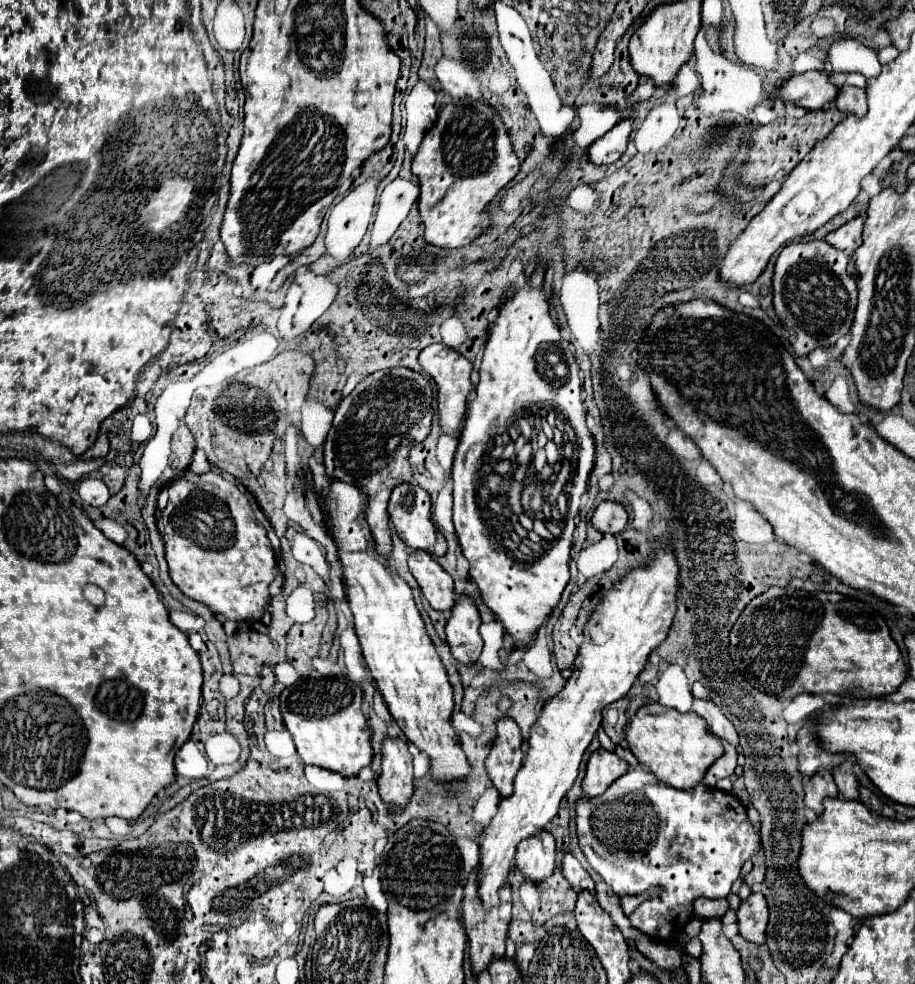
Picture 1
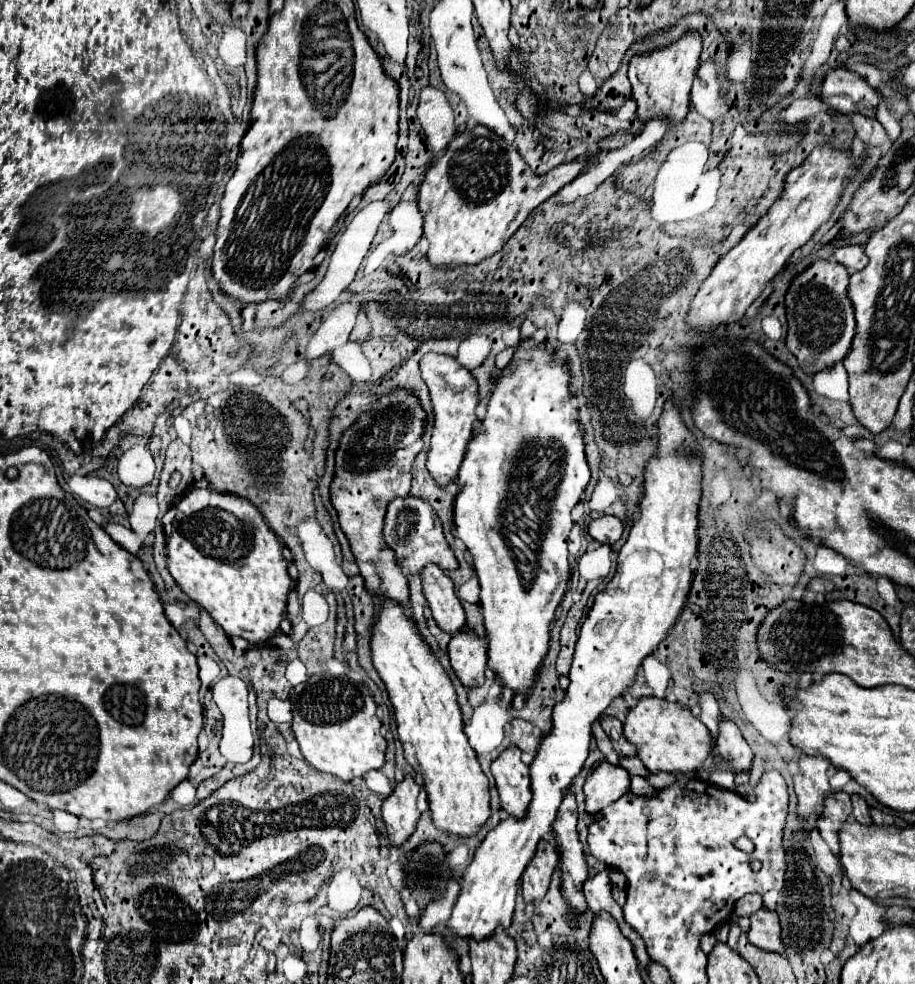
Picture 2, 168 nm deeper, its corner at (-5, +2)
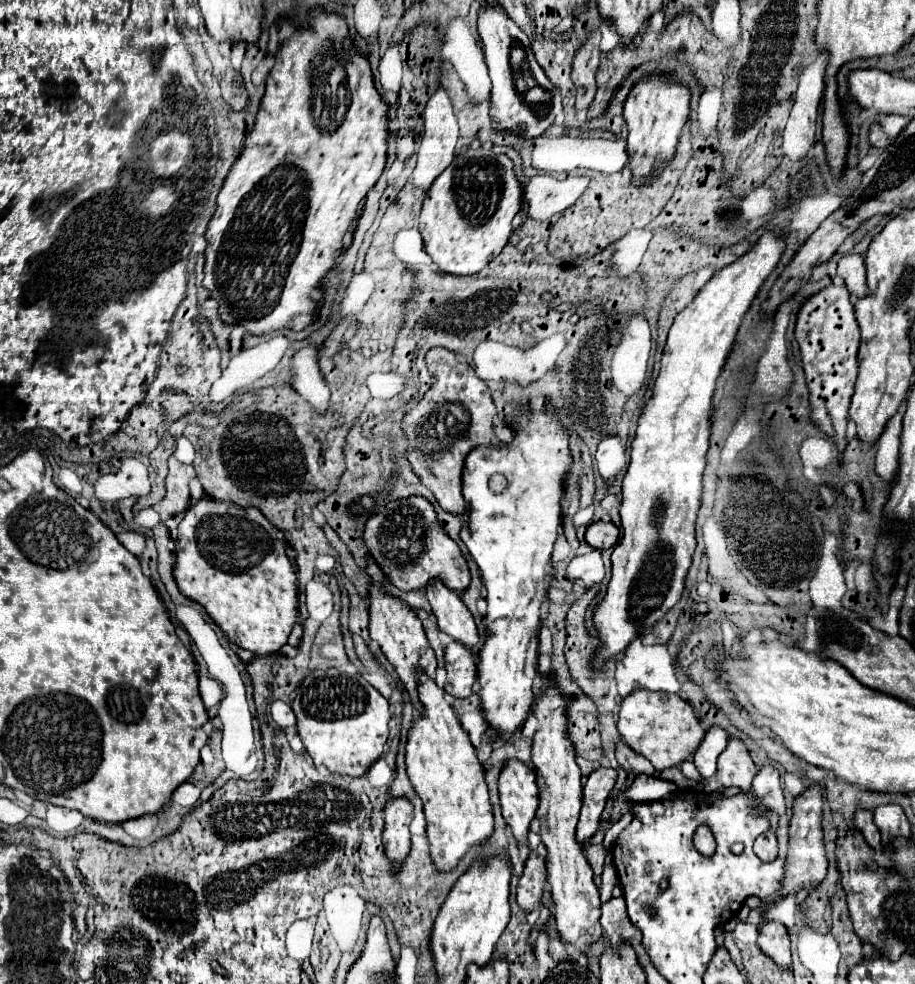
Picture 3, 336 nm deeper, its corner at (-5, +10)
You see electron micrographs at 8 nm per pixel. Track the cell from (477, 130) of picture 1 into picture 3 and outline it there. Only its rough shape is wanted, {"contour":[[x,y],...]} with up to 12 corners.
{"contour":[[507,154],[455,156],[419,232],[449,274],[505,248],[523,186]]}

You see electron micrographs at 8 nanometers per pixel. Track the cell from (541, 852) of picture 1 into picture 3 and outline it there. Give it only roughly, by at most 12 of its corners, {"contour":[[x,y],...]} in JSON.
{"contour":[[531,850],[517,886],[517,904],[541,906],[547,882],[547,850]]}

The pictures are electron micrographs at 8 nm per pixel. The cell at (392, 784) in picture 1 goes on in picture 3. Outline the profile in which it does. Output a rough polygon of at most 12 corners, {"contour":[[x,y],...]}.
{"contour":[[385,804],[383,846],[395,870],[411,848],[413,804]]}

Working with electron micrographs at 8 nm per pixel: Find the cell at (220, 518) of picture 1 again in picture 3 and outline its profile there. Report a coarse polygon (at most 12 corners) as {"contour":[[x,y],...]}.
{"contour":[[203,496],[173,576],[261,656],[299,616],[285,540],[261,510]]}

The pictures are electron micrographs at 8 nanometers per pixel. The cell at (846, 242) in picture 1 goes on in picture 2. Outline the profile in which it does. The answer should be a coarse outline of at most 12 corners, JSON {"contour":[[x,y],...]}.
{"contour":[[841,246],[835,262],[849,272],[863,270],[867,256],[863,246]]}

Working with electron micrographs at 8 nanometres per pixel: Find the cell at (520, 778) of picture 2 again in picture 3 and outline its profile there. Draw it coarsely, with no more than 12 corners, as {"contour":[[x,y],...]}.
{"contour":[[505,762],[499,796],[505,822],[527,844],[537,812],[535,772]]}

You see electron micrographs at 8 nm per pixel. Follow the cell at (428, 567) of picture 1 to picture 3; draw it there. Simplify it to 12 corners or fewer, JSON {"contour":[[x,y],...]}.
{"contour":[[439,578],[427,598],[439,628],[473,648],[473,614]]}

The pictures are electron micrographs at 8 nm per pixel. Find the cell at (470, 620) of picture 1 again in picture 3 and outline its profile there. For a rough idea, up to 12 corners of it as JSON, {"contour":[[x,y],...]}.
{"contour":[[465,644],[445,646],[445,692],[467,698],[477,658]]}

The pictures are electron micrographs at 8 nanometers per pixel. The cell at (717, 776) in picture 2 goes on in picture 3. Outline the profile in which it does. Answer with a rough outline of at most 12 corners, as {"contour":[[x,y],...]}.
{"contour":[[711,726],[695,752],[703,778],[717,774],[727,732]]}

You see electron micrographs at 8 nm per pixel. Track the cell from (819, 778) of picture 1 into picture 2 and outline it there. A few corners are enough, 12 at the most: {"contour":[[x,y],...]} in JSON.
{"contour":[[845,792],[825,798],[817,828],[839,858],[839,830],[851,816]]}

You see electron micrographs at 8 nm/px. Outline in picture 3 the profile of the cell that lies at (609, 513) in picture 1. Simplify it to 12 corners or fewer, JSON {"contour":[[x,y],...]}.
{"contour":[[603,520],[589,524],[587,544],[599,550],[619,540],[619,528]]}

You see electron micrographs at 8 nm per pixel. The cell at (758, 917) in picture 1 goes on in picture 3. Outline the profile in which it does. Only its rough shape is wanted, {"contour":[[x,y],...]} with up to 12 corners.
{"contour":[[777,920],[759,924],[757,946],[781,968],[791,966],[787,928]]}

